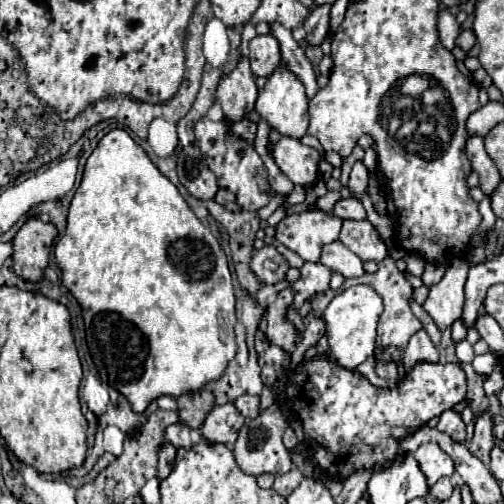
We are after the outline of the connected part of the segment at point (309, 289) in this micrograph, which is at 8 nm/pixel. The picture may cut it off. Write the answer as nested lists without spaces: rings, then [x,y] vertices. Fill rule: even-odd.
[[[305,262],[301,268],[301,278],[293,284],[295,290],[295,304],[297,308],[311,298],[313,294],[325,292],[329,288],[329,280],[331,280],[331,270],[323,264],[315,264],[315,262]]]

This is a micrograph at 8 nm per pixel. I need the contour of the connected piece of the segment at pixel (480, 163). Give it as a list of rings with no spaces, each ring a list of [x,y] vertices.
[[[469,136],[467,138],[467,156],[471,160],[473,170],[479,174],[483,194],[491,194],[497,188],[497,184],[501,182],[501,176],[499,176],[497,166],[489,158],[489,154],[485,152],[481,136]]]

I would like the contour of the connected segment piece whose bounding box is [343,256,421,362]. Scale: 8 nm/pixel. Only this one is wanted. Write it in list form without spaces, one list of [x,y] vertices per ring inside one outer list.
[[[387,256],[383,262],[379,262],[379,270],[375,274],[363,274],[361,278],[347,278],[345,280],[345,288],[355,286],[355,284],[367,284],[371,286],[377,294],[383,294],[383,314],[379,318],[379,328],[377,328],[377,344],[385,348],[383,352],[383,360],[395,360],[399,362],[403,356],[403,346],[407,344],[407,340],[421,330],[421,322],[415,318],[415,314],[411,312],[411,296],[413,296],[413,288],[411,284],[405,280],[405,276],[399,272],[399,268],[395,266],[395,260],[391,256]]]

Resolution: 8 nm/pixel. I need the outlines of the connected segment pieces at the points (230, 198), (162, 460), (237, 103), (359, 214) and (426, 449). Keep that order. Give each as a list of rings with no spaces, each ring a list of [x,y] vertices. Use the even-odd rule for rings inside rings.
[[[219,188],[219,190],[217,190],[215,200],[217,200],[221,206],[225,206],[227,210],[239,210],[239,206],[237,206],[237,202],[235,202],[235,196],[233,196],[229,190],[225,190],[225,188]]]
[[[163,444],[159,448],[159,466],[157,466],[157,478],[165,480],[173,468],[173,460],[175,460],[175,452],[177,448],[171,444]]]
[[[241,56],[237,66],[219,80],[217,102],[221,104],[225,118],[237,122],[243,120],[255,108],[255,100],[257,100],[255,78],[251,74],[249,60]]]
[[[343,198],[335,204],[333,208],[333,214],[341,220],[365,220],[367,214],[365,214],[365,208],[361,204],[361,200],[357,198]]]
[[[437,444],[421,446],[415,452],[415,458],[417,458],[423,474],[429,478],[429,486],[433,486],[439,478],[451,476],[455,472],[453,462],[449,462],[449,456]]]

